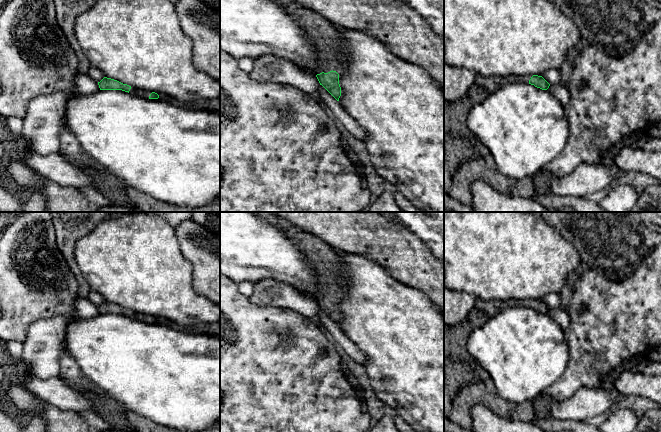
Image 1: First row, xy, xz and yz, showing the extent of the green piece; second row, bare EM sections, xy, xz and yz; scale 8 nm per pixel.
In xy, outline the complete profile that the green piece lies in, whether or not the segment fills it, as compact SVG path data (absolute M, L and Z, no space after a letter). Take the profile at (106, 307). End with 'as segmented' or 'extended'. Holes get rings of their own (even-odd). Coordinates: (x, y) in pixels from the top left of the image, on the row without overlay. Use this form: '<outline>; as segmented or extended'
M104 301L100 306L98 306L98 309L99 309L100 314L122 314L122 315L125 315L130 318L134 318L143 322L149 322L149 323L159 322L159 319L155 316L131 311L127 308L123 308L117 304L107 302L107 301Z; extended

